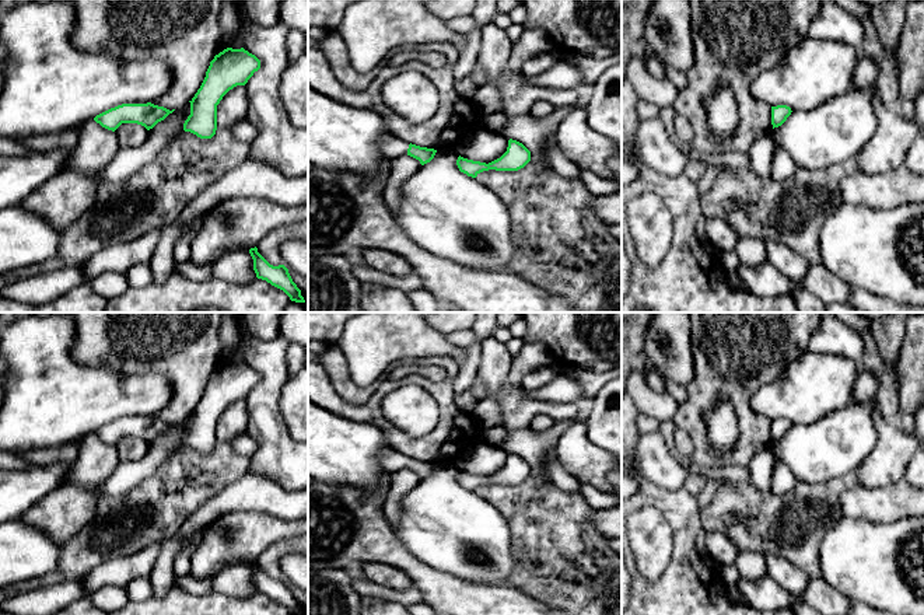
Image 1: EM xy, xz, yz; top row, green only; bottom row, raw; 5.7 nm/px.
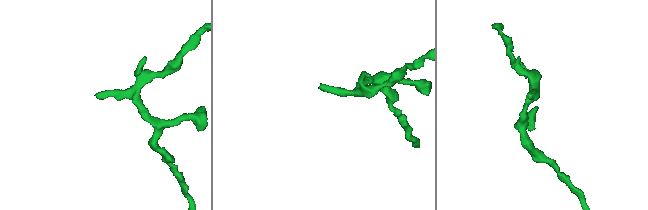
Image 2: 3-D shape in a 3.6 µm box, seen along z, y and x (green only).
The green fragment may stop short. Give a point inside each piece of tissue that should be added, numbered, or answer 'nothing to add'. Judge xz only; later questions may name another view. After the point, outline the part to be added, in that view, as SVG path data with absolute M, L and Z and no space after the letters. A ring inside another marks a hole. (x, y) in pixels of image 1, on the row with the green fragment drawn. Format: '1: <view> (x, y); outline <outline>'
1: xz (392, 147); outline M396 136L382 137L381 143L379 143L382 153L389 160L406 156L409 144L410 143L407 143L407 141L405 141L405 140L402 140L402 139L396 137Z

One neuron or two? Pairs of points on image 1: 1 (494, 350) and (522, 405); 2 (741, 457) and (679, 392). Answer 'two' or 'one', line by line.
1: one
2: two

